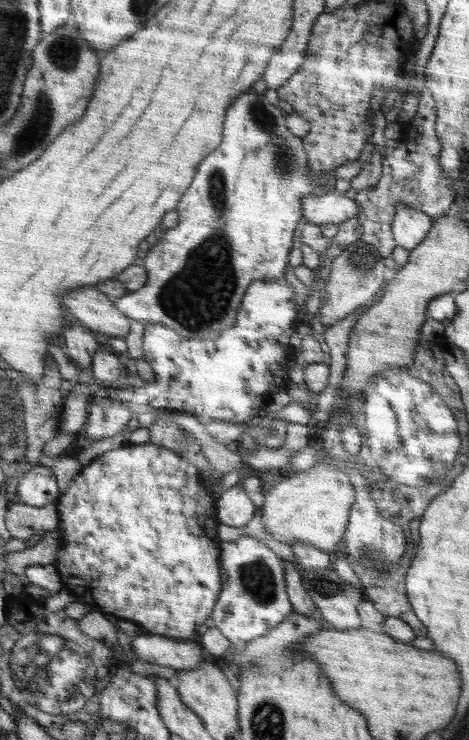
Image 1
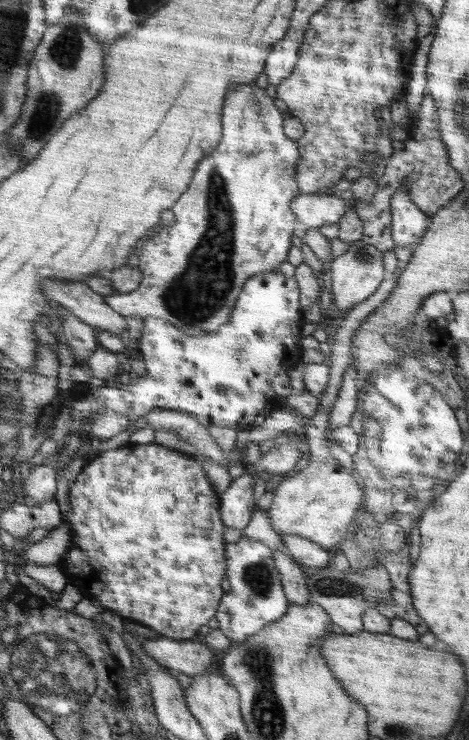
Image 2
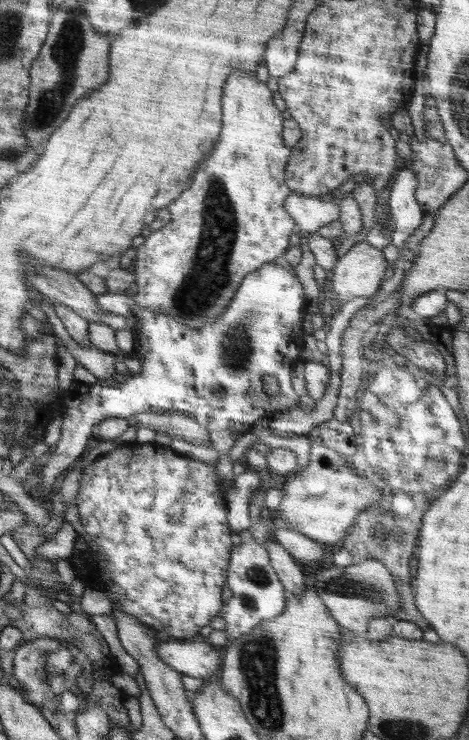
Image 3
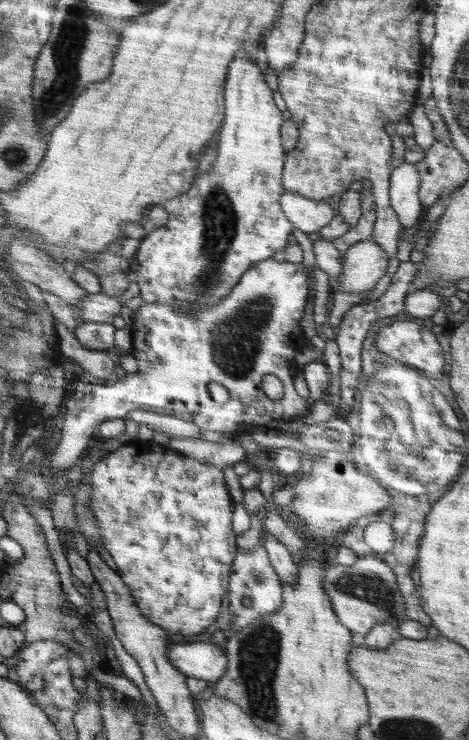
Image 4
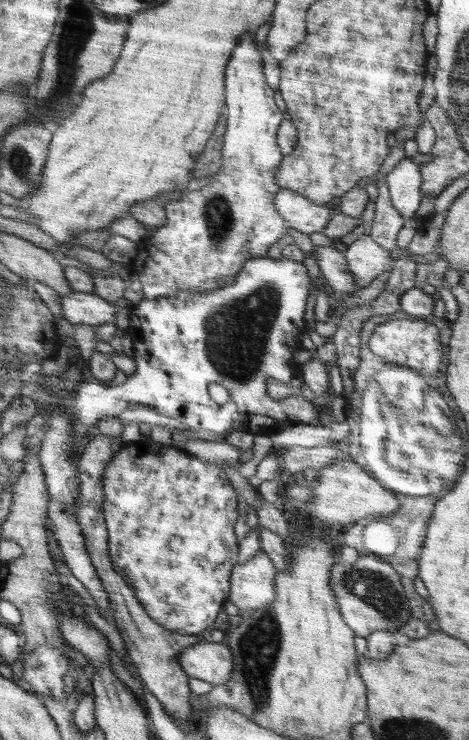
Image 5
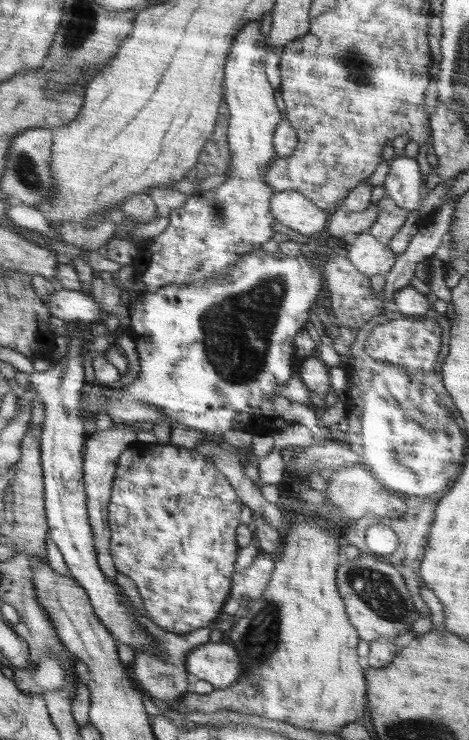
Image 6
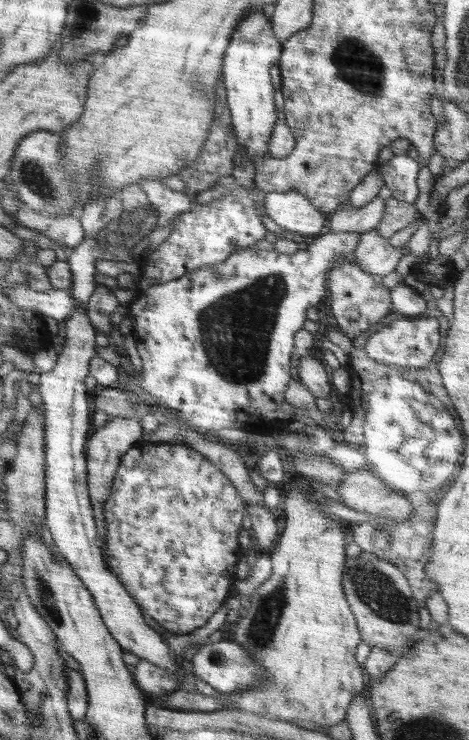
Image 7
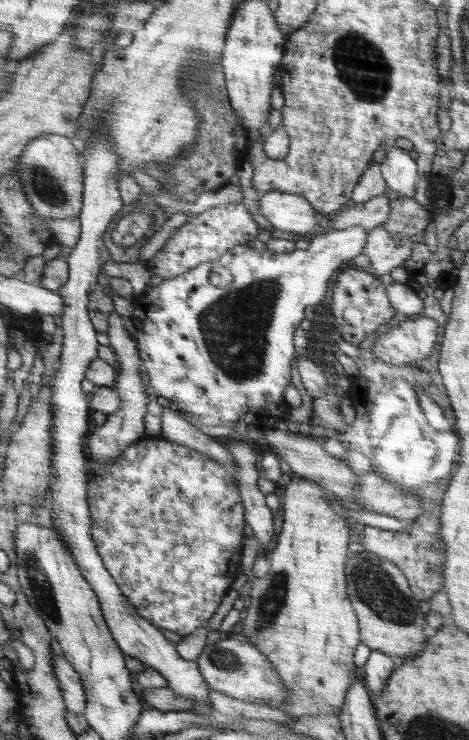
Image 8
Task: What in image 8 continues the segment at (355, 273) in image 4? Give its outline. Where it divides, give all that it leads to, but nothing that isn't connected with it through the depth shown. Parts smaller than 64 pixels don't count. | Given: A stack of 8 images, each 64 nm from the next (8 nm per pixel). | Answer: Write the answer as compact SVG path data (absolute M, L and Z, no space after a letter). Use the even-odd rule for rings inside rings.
M383 225L368 231L365 242L363 254L370 258L367 270L381 278L389 277L392 270L402 266L411 255L411 246L396 242Z

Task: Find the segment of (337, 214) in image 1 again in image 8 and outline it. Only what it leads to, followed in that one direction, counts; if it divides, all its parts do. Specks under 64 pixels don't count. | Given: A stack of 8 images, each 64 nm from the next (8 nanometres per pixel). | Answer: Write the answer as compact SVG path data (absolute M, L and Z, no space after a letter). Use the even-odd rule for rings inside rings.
M270 191L260 195L260 212L274 228L300 235L315 234L321 229L321 215L303 196Z

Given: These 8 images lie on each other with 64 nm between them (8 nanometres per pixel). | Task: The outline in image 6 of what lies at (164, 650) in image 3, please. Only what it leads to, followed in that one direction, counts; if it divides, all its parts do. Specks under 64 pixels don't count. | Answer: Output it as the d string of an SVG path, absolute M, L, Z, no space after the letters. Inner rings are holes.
M208 641L192 649L186 655L186 668L200 680L210 682L214 688L232 685L242 673L236 648L224 641Z

